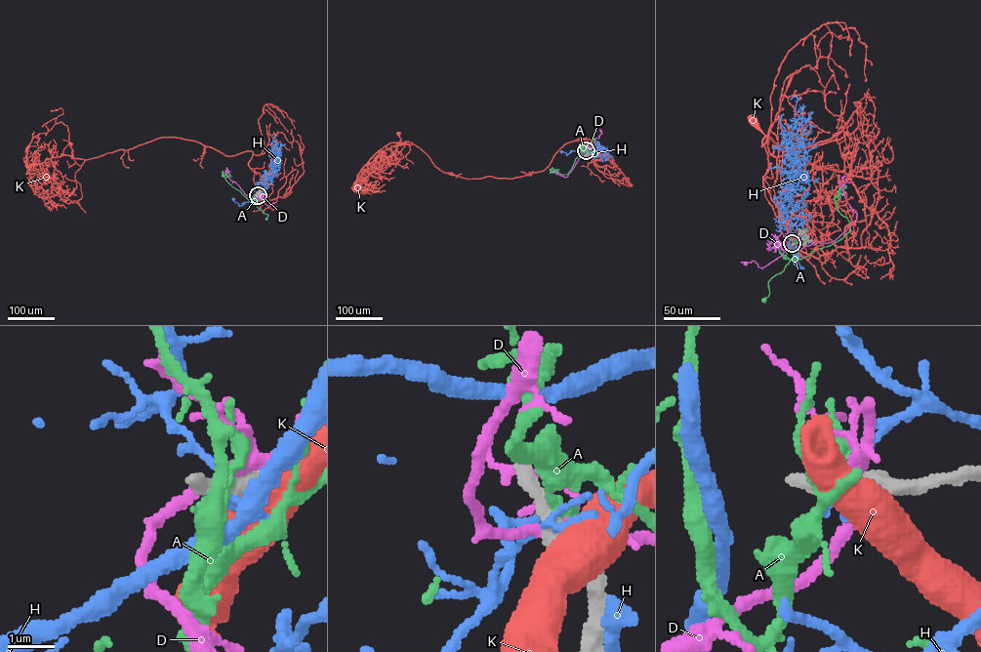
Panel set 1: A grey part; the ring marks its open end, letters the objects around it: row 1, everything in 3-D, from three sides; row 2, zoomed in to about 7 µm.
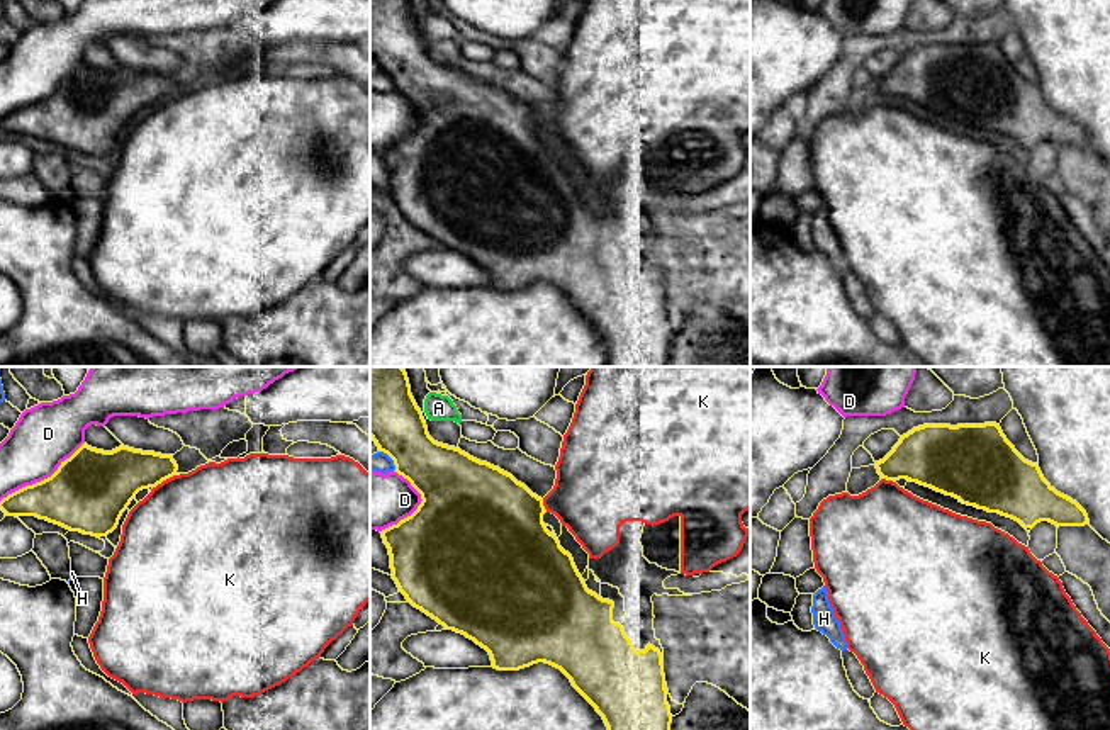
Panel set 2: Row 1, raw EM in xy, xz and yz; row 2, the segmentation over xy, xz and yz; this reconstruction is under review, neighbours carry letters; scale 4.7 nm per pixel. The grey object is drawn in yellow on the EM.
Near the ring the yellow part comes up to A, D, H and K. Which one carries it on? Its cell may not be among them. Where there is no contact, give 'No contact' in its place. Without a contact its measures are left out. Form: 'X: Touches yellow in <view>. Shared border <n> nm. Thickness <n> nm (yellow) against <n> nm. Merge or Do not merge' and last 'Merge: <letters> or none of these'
A: No contact. Do not merge
D: Touches yellow in xy. Shared border 480 nm. Thickness 380 nm (yellow) against 300 nm. Do not merge
H: Touches yellow in xz. Shared border 120 nm. Thickness 300 nm (yellow) against 100 nm. Do not merge
K: Touches yellow in xy. Shared border 120 nm. Thickness 280 nm (yellow) against 480 nm. Do not merge
Merge: none of these

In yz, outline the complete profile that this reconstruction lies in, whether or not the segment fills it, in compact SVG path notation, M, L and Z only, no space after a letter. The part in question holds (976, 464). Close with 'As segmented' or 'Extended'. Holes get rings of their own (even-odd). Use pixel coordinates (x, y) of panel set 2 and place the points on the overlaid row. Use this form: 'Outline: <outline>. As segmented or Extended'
Outline: M923 424L900 438L893 450L874 463L881 479L906 479L959 503L998 513L1034 528L1040 521L1059 526L1090 525L1086 511L1057 492L1042 475L1039 463L1025 460L1006 440L1000 424Z. As segmented

